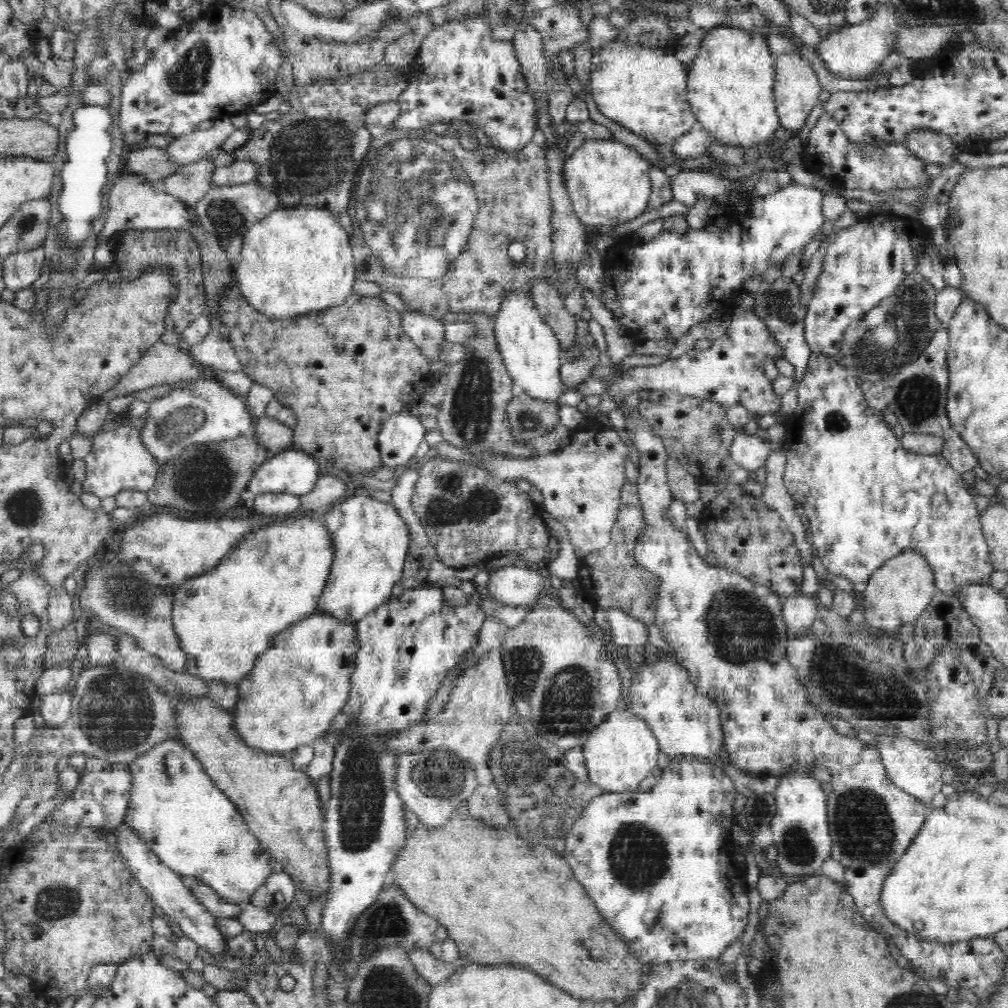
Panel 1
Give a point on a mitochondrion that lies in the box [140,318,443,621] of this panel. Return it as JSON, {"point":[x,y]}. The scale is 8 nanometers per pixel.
{"point":[206,479]}

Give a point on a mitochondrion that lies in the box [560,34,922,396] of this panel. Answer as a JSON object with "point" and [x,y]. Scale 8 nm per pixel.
{"point":[780,305]}

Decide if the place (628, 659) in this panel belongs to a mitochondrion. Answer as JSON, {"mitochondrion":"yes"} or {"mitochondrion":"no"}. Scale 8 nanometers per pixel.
{"mitochondrion":"no"}

